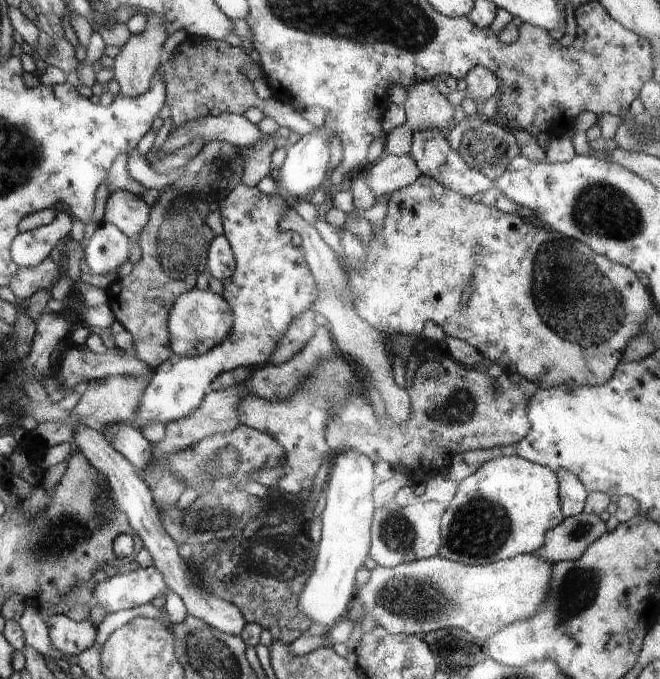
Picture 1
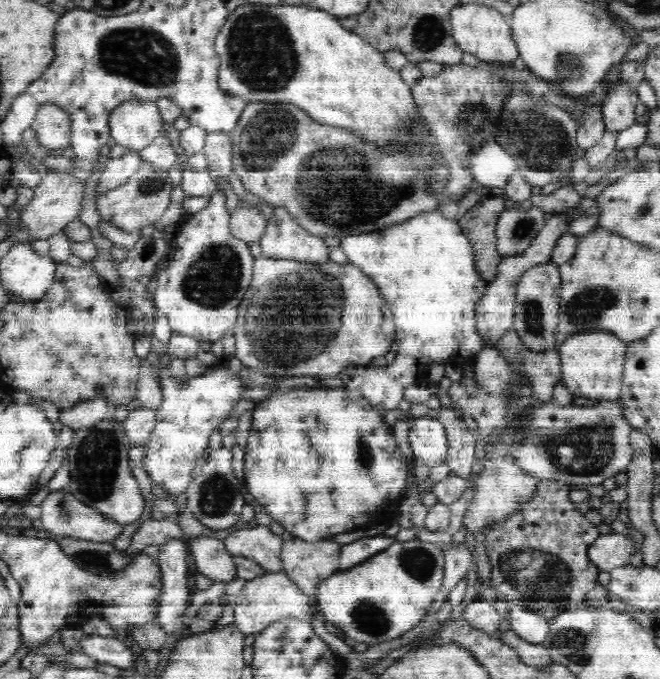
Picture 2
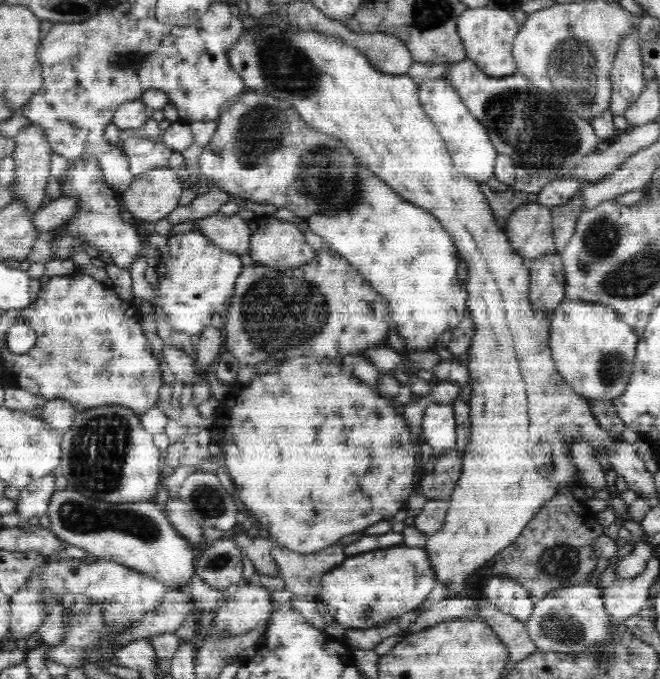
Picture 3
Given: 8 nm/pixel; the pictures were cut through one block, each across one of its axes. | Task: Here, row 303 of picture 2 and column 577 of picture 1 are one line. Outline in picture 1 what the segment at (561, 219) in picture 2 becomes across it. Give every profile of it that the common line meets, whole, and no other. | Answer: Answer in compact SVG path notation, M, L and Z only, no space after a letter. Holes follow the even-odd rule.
M560 469L558 471L560 482L561 506L565 518L574 517L583 513L588 493L586 488L578 481L572 472Z

